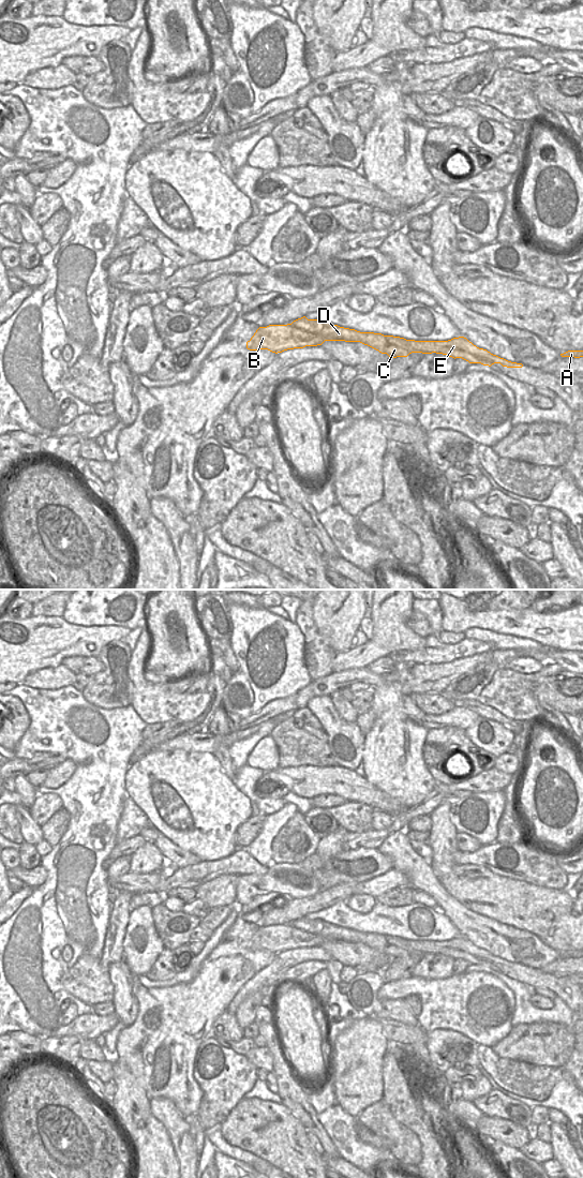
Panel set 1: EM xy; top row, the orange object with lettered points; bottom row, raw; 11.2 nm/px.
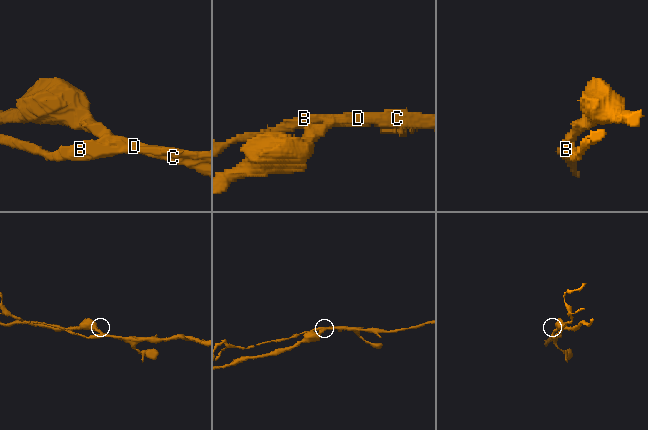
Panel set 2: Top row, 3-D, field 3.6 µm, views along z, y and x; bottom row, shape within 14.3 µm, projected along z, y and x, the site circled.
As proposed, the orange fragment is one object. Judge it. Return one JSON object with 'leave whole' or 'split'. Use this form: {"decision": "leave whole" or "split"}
{"decision": "split"}

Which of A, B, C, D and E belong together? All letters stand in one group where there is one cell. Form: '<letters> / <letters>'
A C D E / B

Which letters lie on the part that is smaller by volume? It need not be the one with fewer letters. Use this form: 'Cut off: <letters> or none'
Cut off: B

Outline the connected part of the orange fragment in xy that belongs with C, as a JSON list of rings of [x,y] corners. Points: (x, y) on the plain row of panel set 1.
[[[305,916],[298,919],[292,923],[296,928],[303,930],[303,934],[299,934],[294,937],[297,941],[299,938],[303,940],[313,940],[322,945],[325,941],[345,941],[345,942],[360,942],[368,945],[382,954],[387,954],[391,958],[397,957],[407,957],[412,953],[422,953],[422,954],[443,954],[452,958],[462,958],[469,964],[481,964],[483,966],[491,967],[494,964],[500,964],[503,967],[507,968],[522,968],[522,964],[511,963],[496,955],[491,954],[487,950],[479,949],[469,942],[464,937],[453,938],[448,941],[415,941],[406,940],[400,937],[384,936],[382,934],[374,933],[360,933],[355,929],[340,927],[338,925],[330,924],[323,920],[308,920]]]

